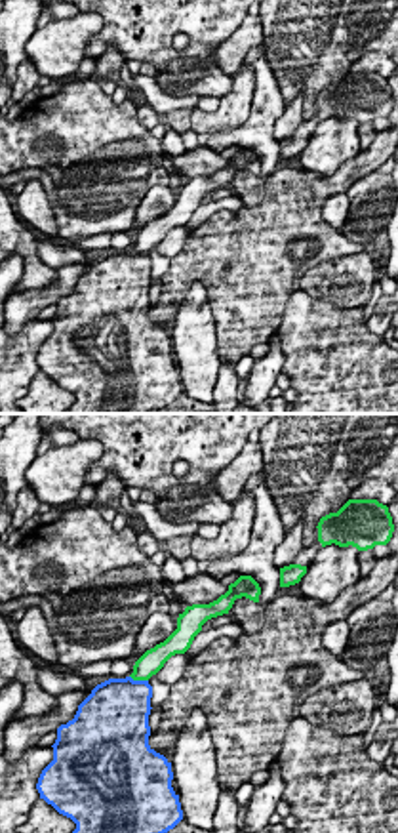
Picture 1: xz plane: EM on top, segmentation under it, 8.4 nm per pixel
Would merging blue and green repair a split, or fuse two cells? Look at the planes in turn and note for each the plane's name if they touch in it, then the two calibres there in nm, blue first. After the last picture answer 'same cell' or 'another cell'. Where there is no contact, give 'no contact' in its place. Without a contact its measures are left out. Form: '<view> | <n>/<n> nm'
xz | 440/200 nm

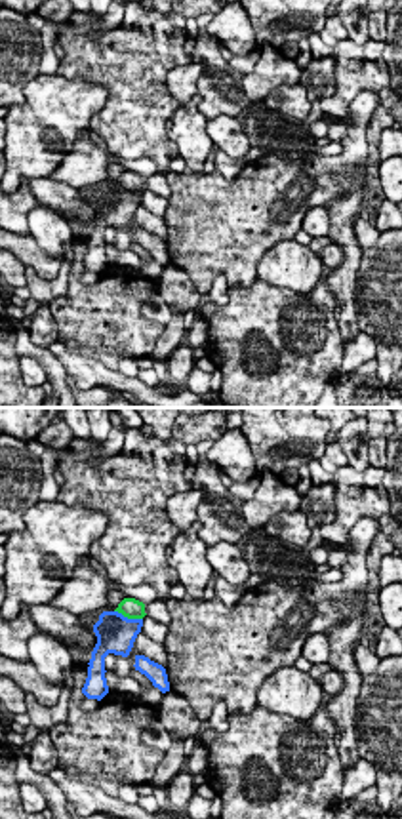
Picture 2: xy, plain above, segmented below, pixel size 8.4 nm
xy | 320/170 nm

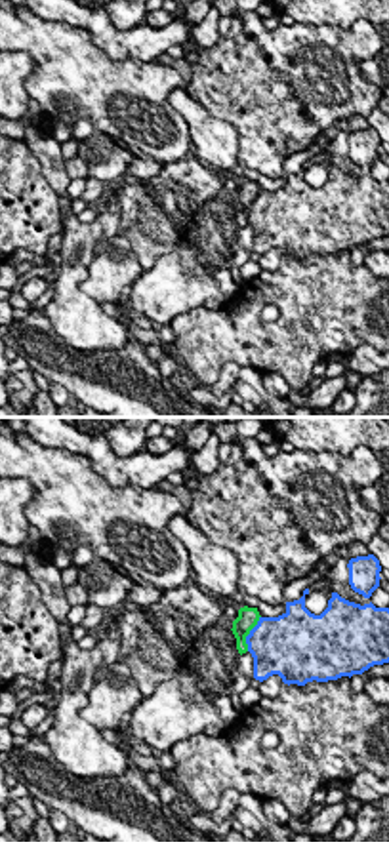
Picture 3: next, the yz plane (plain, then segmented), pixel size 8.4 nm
yz | 480/170 nm

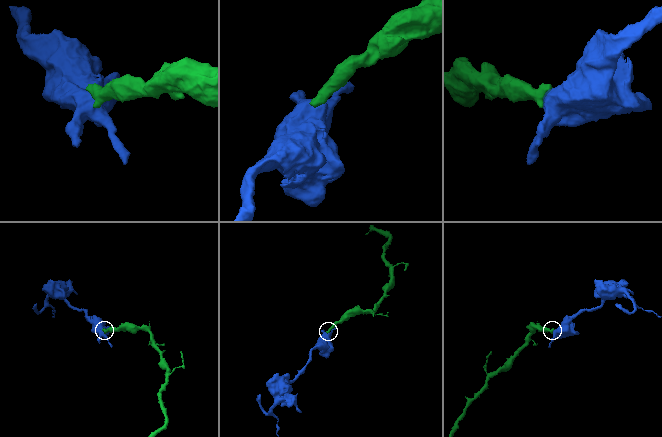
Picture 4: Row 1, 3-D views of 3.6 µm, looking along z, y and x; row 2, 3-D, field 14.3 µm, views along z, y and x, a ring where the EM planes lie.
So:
another cell

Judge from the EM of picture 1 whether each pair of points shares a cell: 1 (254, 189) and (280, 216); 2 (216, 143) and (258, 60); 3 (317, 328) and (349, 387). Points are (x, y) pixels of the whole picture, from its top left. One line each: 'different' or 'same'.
1: different
2: same
3: same

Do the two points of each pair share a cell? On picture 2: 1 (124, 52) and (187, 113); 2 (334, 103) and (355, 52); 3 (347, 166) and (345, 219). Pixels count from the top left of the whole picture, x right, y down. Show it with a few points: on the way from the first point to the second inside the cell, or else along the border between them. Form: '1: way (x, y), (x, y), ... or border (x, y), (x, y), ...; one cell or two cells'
1: border (178, 105), (166, 126), (166, 136), (180, 151); two cells
2: way (345, 90), (347, 63); one cell
3: border (364, 172), (347, 193), (324, 206); two cells

